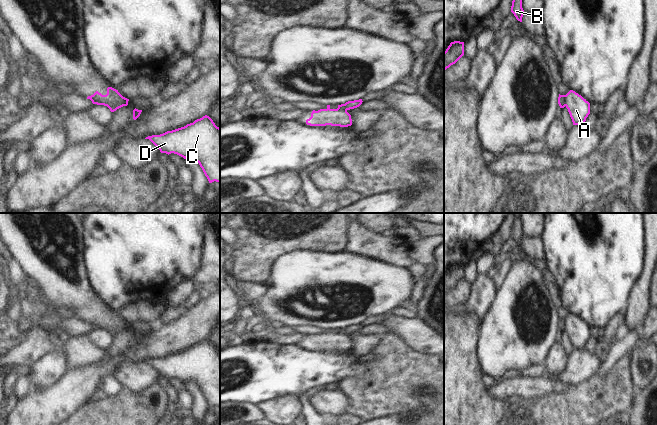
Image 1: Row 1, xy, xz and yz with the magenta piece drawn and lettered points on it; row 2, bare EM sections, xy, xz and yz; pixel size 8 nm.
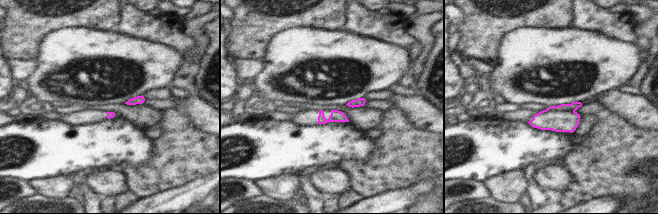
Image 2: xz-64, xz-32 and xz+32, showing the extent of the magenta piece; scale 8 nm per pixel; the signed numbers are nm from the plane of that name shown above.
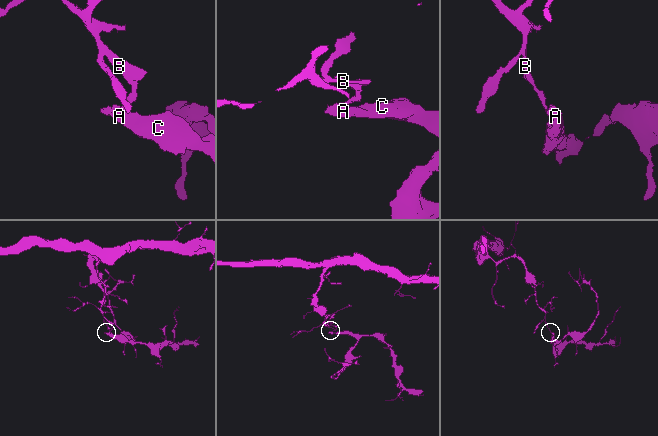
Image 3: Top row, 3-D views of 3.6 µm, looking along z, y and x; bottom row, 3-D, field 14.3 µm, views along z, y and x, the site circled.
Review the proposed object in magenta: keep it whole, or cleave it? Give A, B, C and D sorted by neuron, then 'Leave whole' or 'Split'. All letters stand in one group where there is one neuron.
Groups: A C D / B. Split

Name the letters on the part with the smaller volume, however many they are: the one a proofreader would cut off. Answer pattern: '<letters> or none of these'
A, C, D

